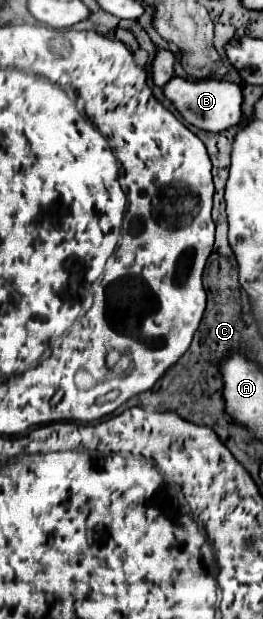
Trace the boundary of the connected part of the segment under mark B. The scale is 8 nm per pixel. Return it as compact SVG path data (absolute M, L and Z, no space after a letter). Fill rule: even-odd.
M173 77L163 87L165 97L177 107L177 111L183 115L183 119L199 129L205 131L225 131L241 121L241 87L231 81L219 81L219 79L203 79L203 81L191 81L185 77Z

